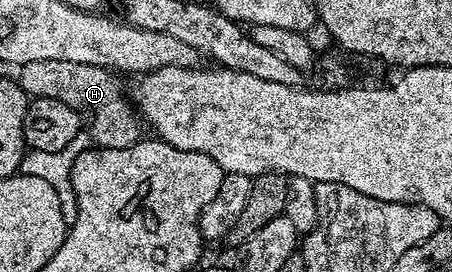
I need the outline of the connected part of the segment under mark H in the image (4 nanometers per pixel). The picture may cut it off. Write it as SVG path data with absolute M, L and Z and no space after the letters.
M33 59L33 63L18 66L17 73L18 83L28 98L61 99L65 107L73 107L88 138L100 149L136 145L144 136L144 126L132 98L123 94L115 78L118 76L110 69L89 63L69 63L69 59Z

